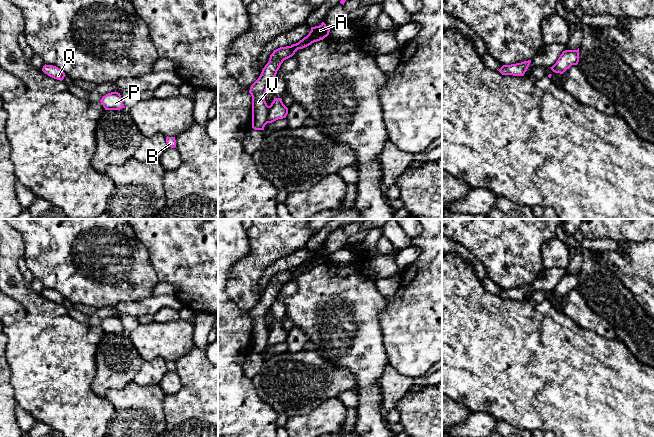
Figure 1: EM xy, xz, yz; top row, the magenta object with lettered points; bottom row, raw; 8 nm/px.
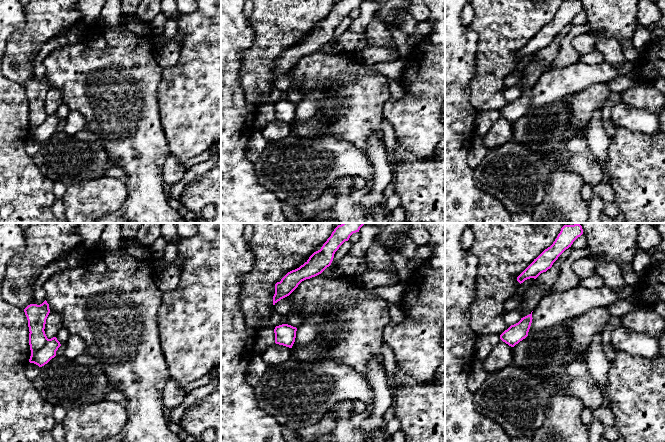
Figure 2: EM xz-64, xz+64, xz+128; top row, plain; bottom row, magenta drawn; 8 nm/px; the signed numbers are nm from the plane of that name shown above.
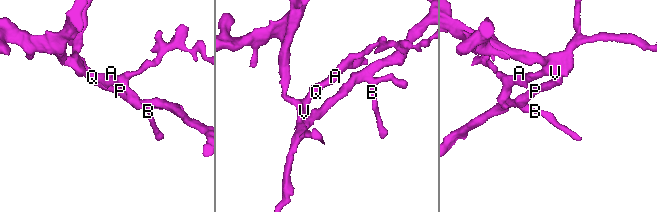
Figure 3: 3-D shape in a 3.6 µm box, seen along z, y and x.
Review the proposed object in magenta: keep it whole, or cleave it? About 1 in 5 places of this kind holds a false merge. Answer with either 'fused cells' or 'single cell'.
single cell

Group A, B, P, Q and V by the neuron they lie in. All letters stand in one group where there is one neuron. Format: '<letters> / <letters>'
A B P Q V

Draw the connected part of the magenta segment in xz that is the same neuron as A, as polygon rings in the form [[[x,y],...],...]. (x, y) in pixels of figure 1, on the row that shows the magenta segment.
[[[322,22],[319,26],[311,27],[309,34],[298,43],[280,47],[270,55],[268,63],[263,68],[259,78],[251,85],[249,93],[252,96],[252,128],[264,130],[267,123],[286,118],[288,108],[281,98],[274,98],[270,106],[265,101],[265,93],[271,81],[284,60],[292,57],[298,49],[303,49],[314,42],[323,40],[329,35],[330,28]]]

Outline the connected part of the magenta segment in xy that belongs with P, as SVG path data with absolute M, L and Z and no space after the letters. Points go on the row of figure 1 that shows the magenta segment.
M111 92L106 94L100 100L105 110L119 110L125 108L120 93Z

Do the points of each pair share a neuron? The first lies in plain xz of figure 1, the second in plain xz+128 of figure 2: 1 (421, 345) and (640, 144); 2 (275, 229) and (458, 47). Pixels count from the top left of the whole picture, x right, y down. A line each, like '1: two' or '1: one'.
1: two
2: two

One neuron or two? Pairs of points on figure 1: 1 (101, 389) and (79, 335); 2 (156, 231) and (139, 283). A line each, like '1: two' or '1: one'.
1: two
2: two

